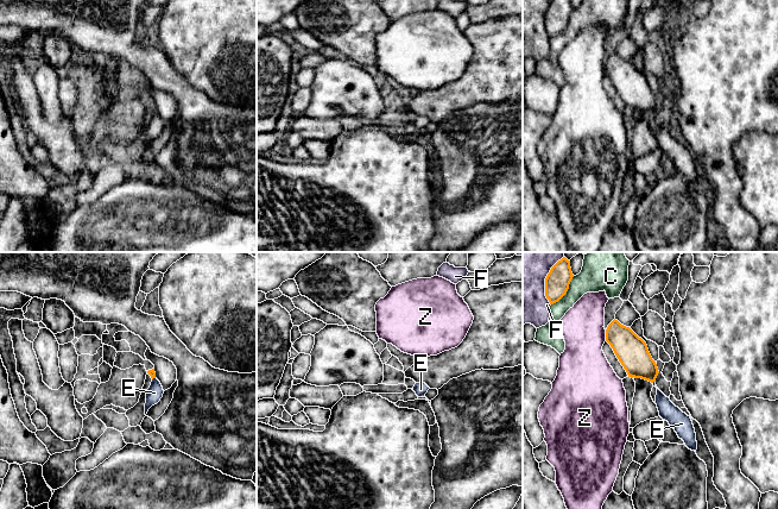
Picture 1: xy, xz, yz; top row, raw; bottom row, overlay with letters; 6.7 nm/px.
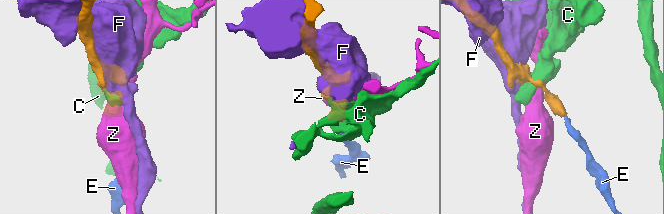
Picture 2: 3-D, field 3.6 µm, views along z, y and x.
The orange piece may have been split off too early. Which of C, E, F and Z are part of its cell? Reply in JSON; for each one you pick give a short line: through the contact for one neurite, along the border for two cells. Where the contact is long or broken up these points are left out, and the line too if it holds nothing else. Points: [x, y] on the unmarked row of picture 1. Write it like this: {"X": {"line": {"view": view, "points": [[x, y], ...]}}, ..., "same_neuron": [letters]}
{"E": {"line": {"view": "yz", "points": [[632, 86], [653, 114], [659, 131], [668, 144]]}}, "same_neuron": ["E"]}

